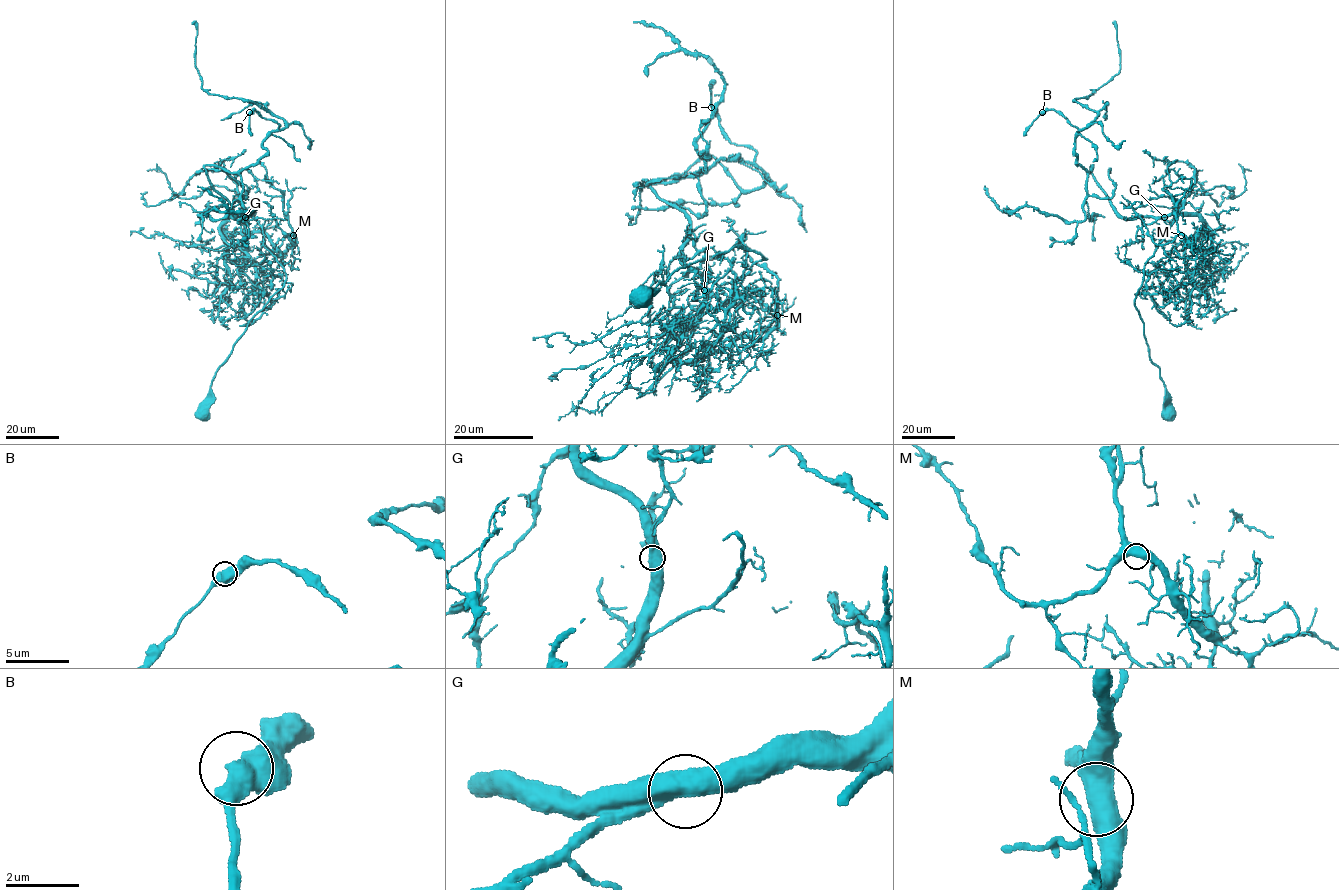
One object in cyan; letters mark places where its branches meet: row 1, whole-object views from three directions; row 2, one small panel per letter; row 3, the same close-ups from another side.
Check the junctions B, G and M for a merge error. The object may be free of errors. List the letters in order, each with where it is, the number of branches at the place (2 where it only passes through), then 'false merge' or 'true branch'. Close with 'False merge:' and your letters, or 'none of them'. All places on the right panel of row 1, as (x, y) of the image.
B: place (1042, 112); branches 2; true branch
G: place (1164, 217); branches 2; true branch
M: place (1181, 235); branches 2; true branch
False merge: none of them

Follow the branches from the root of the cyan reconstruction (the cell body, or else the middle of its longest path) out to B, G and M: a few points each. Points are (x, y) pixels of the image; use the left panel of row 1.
B: (202, 415), (286, 279), (205, 172), (268, 151), (280, 125), (249, 112)
G: (202, 415), (217, 369), (286, 279), (284, 267), (264, 245), (262, 227), (245, 216)
M: (202, 415), (217, 369), (286, 279), (253, 218), (232, 214), (222, 226), (263, 232), (280, 251), (293, 235)

